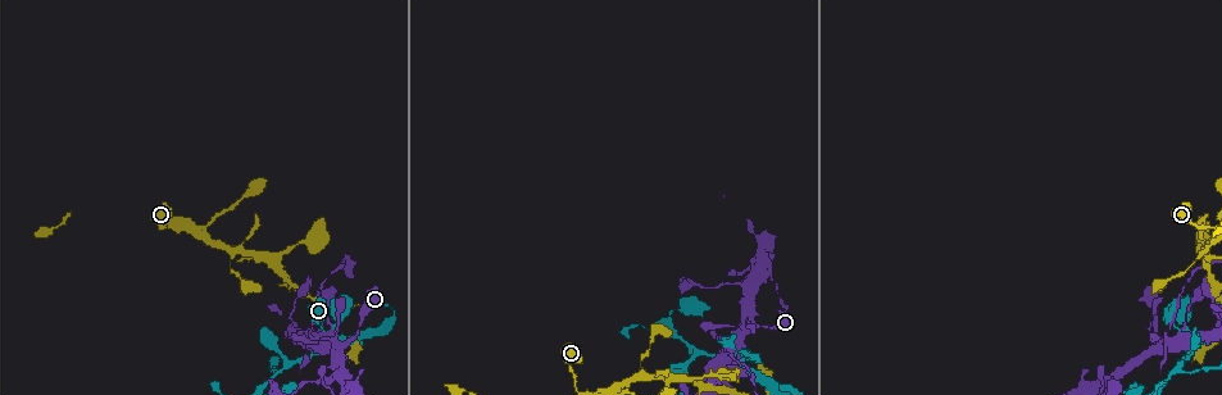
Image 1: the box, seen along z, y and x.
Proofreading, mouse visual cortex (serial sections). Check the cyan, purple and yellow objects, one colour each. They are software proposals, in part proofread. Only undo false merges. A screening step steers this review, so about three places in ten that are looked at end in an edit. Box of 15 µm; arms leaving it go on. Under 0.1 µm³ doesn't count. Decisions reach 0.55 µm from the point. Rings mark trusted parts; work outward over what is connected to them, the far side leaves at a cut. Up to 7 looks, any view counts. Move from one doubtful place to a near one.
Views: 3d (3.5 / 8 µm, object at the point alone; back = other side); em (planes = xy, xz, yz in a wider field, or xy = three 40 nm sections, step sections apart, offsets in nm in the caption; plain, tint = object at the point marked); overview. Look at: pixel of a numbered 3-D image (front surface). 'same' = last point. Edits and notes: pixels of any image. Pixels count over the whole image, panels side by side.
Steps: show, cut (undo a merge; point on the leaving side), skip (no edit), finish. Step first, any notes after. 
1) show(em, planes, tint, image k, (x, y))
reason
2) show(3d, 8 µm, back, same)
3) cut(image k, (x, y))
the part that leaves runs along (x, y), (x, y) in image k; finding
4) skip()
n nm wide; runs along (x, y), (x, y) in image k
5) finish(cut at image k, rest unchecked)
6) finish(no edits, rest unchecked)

show(3d, 3.5 µm, image 1, (1206, 253))
calibre changes

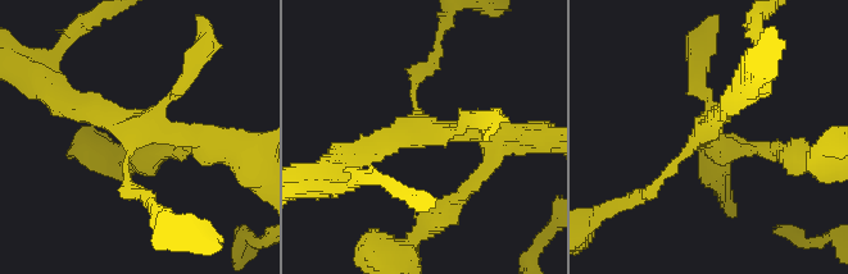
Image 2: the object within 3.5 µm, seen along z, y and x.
show(em, xy, step 5, tint, image 2, (707, 131))

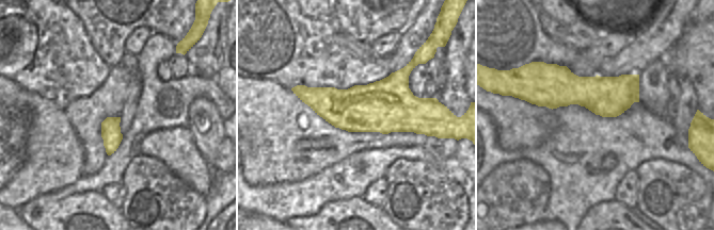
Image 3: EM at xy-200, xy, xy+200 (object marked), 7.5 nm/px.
skip()
runs along (636, 77), (622, 91), (532, 97) in image 3; one cell here

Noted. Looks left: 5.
show(3d, 3.5 µm, image 1, (743, 367))
a narrow waist

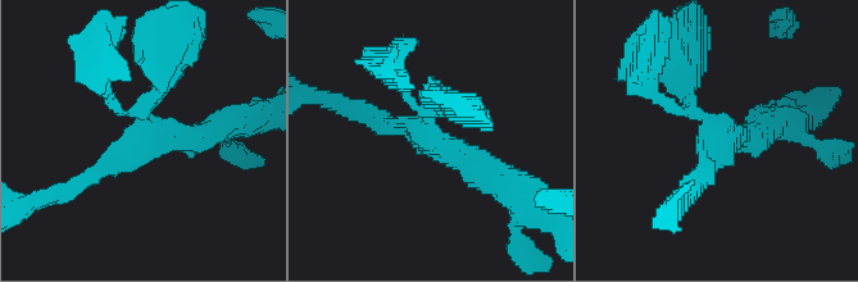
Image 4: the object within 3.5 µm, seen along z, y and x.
show(em, xy, step 3, tint, image 4, (719, 134))
4 arms; arms of 100, 200, 200, 300 nm; need the tissue

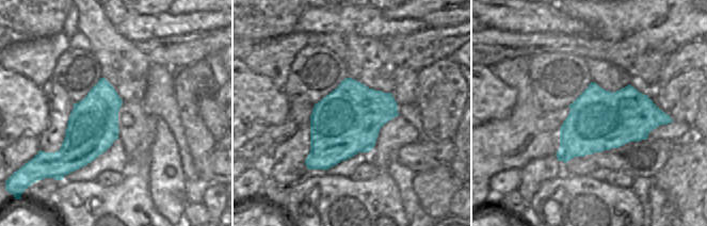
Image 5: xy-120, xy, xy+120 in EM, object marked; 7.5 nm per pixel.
skip()
runs along (661, 100), (720, 132), (693, 180) in image 4; continuous, no second cell

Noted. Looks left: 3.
show(3d, 3.5 µm, back, image 1, (703, 351))
abrupt turn

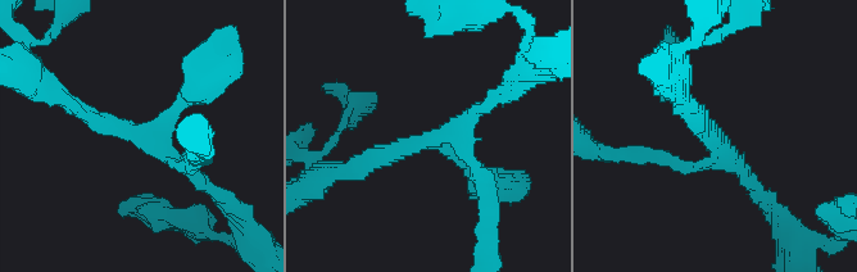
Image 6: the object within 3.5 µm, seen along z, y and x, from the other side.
show(em, planes, tint, image 6, (434, 140))

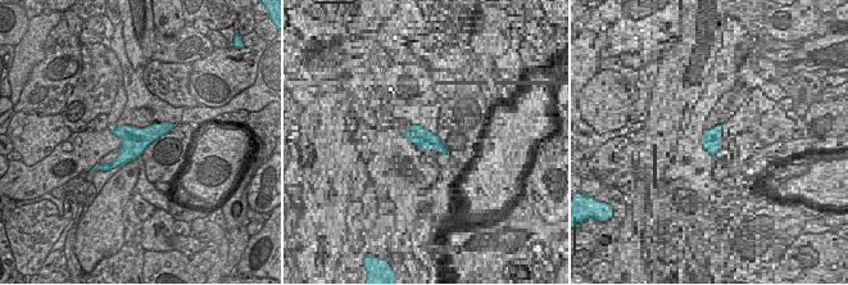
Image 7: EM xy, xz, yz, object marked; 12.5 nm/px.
skip()
arms of 150, 200, 200, 200 nm; one cell here

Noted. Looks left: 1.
finish(no edits, rest unchecked)

